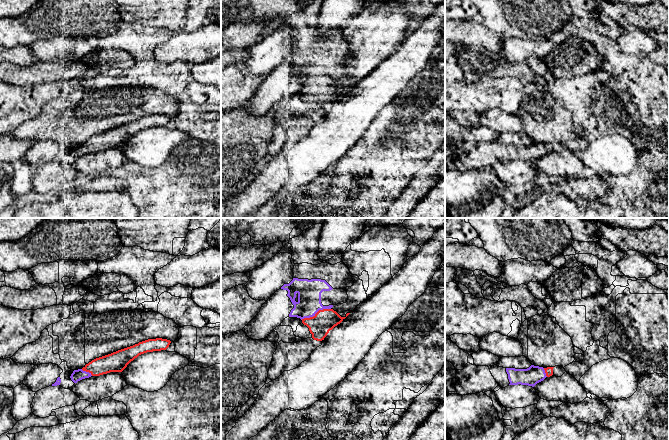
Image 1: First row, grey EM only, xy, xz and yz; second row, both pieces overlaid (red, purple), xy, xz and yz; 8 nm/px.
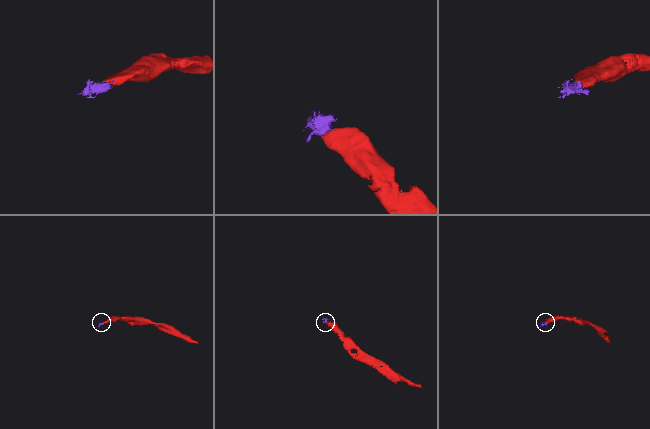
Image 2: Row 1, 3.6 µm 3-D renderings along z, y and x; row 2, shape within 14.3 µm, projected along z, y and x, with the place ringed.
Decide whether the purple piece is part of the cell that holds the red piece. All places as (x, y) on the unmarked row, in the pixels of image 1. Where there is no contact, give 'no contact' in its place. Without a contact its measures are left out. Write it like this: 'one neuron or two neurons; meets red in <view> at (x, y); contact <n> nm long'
one neuron; meets red in xz at (316, 89); contact 260 nm long

